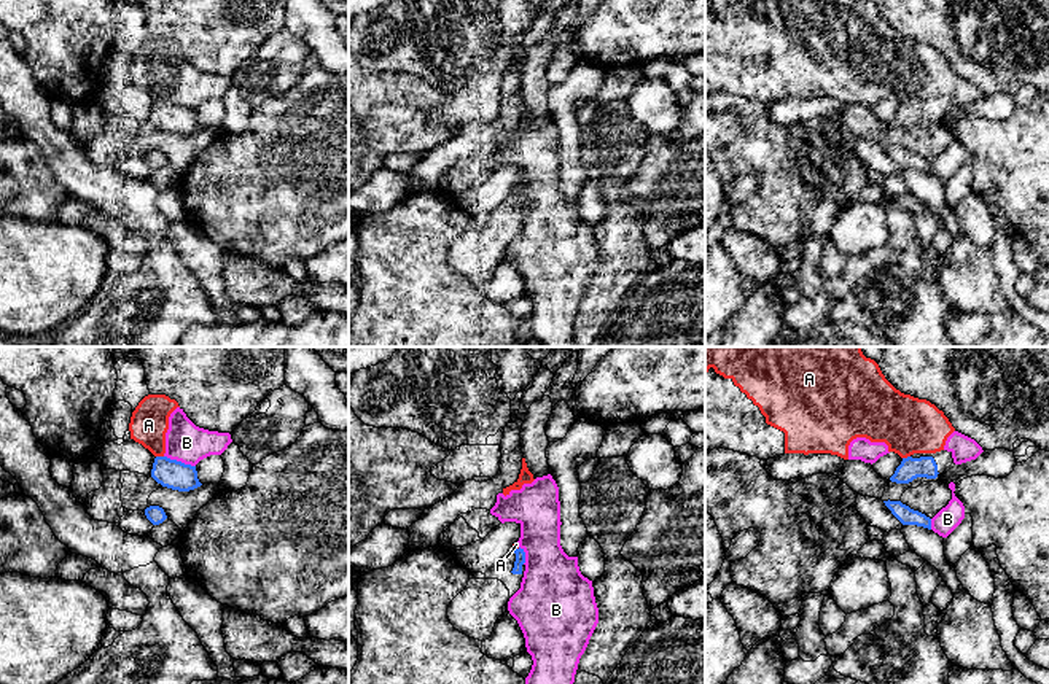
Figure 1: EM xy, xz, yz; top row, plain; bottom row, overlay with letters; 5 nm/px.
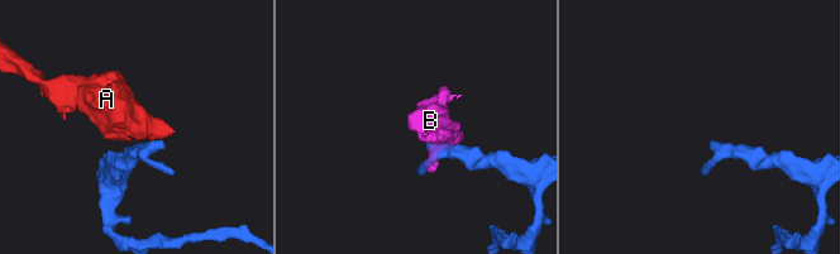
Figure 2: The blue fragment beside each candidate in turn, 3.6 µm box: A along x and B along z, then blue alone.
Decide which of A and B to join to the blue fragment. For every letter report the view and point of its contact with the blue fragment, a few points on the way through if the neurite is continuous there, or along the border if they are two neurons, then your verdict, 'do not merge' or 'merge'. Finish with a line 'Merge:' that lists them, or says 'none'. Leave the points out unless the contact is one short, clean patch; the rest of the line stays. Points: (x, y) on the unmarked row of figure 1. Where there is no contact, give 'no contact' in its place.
A: xy (159, 101) | along xy (156, 99), (163, 101) | do not merge
B: xy (180, 105) | do not merge
Merge: none

